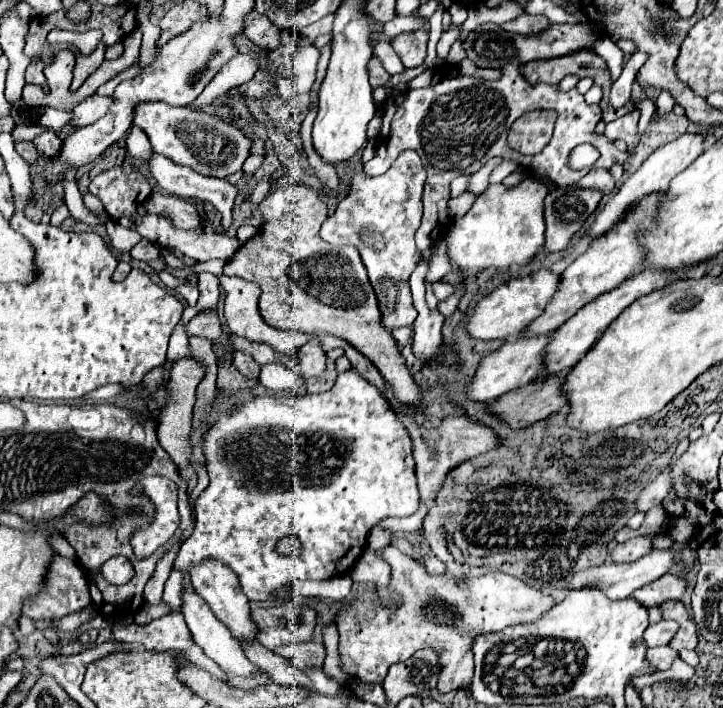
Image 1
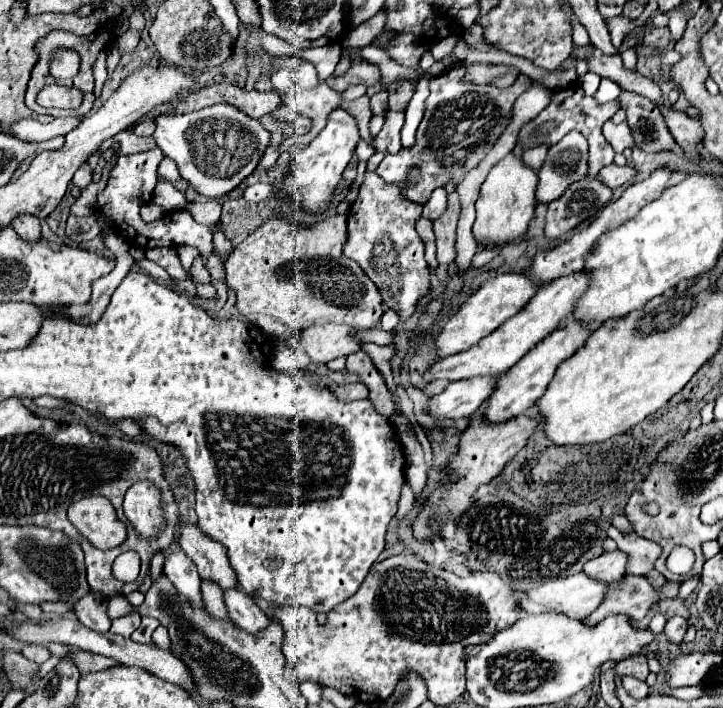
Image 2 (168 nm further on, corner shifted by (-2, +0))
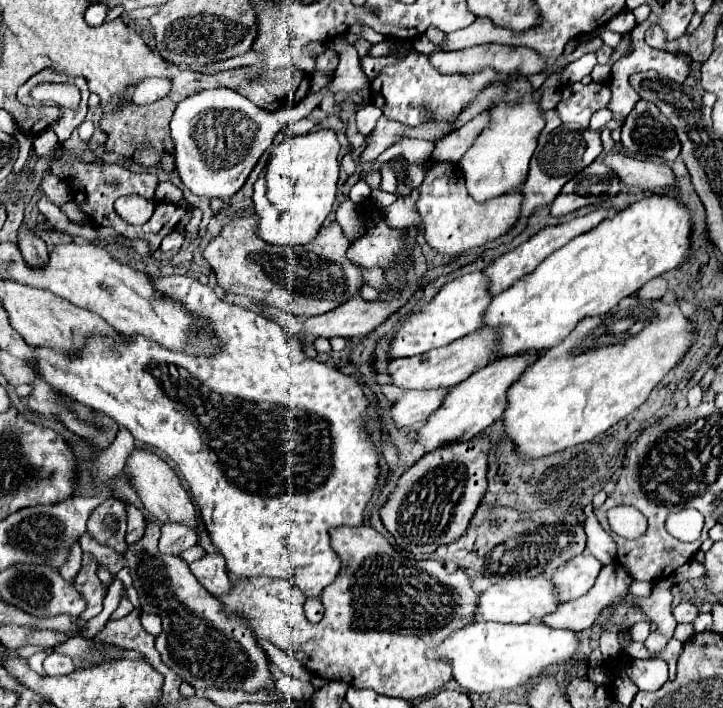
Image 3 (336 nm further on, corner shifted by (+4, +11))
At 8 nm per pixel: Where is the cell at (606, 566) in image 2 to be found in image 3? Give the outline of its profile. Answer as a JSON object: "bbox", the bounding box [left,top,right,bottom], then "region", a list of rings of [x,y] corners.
{"bbox":[552,552,602,602],"region":[[[582,552],[572,560],[568,560],[566,564],[562,564],[552,576],[560,600],[568,602],[584,596],[594,586],[600,570],[602,570],[602,562],[594,558],[590,552]]]}

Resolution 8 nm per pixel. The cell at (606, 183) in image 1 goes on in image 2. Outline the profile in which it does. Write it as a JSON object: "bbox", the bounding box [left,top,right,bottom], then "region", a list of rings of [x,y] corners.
{"bbox":[598,163,636,189],"region":[[[614,163],[606,165],[606,167],[598,173],[598,177],[600,177],[610,189],[622,187],[622,185],[628,183],[634,175],[636,175],[636,169],[634,169],[634,167],[628,167],[628,165],[618,167],[618,165],[614,165]]]}

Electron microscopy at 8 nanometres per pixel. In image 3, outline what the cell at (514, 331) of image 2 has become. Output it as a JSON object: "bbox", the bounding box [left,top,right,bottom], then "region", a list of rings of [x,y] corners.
{"bbox":[388,328,496,390],"region":[[[482,328],[460,340],[454,340],[452,344],[448,344],[444,348],[436,348],[436,350],[430,350],[420,356],[396,358],[390,362],[388,372],[392,376],[394,386],[402,386],[408,390],[452,388],[452,386],[464,382],[472,372],[484,368],[492,360],[492,344],[496,344],[496,332],[492,332],[492,328]]]}

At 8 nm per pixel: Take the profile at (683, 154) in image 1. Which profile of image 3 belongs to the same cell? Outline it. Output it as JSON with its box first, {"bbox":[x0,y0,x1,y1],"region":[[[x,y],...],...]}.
{"bbox":[484,210,608,294],"region":[[[594,210],[594,212],[590,212],[590,214],[578,216],[578,218],[570,220],[570,222],[558,224],[558,226],[546,226],[546,228],[542,228],[538,234],[534,234],[528,242],[520,244],[516,250],[498,256],[488,268],[484,268],[484,274],[490,278],[490,292],[492,292],[492,294],[500,294],[500,292],[508,290],[516,280],[520,280],[520,278],[524,278],[526,274],[534,272],[534,270],[538,268],[538,264],[540,264],[544,258],[548,258],[554,250],[562,248],[562,246],[564,246],[566,242],[570,242],[572,238],[576,238],[576,236],[580,236],[580,234],[592,230],[592,228],[598,226],[606,216],[608,216],[608,210]]]}

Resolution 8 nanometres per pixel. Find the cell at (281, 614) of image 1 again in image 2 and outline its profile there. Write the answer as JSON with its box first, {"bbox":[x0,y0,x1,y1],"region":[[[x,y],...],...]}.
{"bbox":[224,589,270,633],"region":[[[224,589],[224,603],[226,603],[228,617],[244,631],[250,633],[262,631],[262,627],[268,627],[270,623],[270,619],[254,603],[254,599],[240,589]]]}

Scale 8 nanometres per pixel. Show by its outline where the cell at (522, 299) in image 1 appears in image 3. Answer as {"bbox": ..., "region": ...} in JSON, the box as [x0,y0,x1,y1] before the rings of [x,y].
{"bbox":[390,270,492,358],"region":[[[482,270],[464,274],[440,288],[440,292],[434,296],[434,300],[426,306],[422,306],[416,314],[410,316],[410,320],[396,332],[390,352],[390,358],[404,358],[404,356],[418,356],[432,348],[448,346],[450,342],[474,332],[484,324],[484,312],[488,304],[492,302],[488,276],[484,276]]]}

